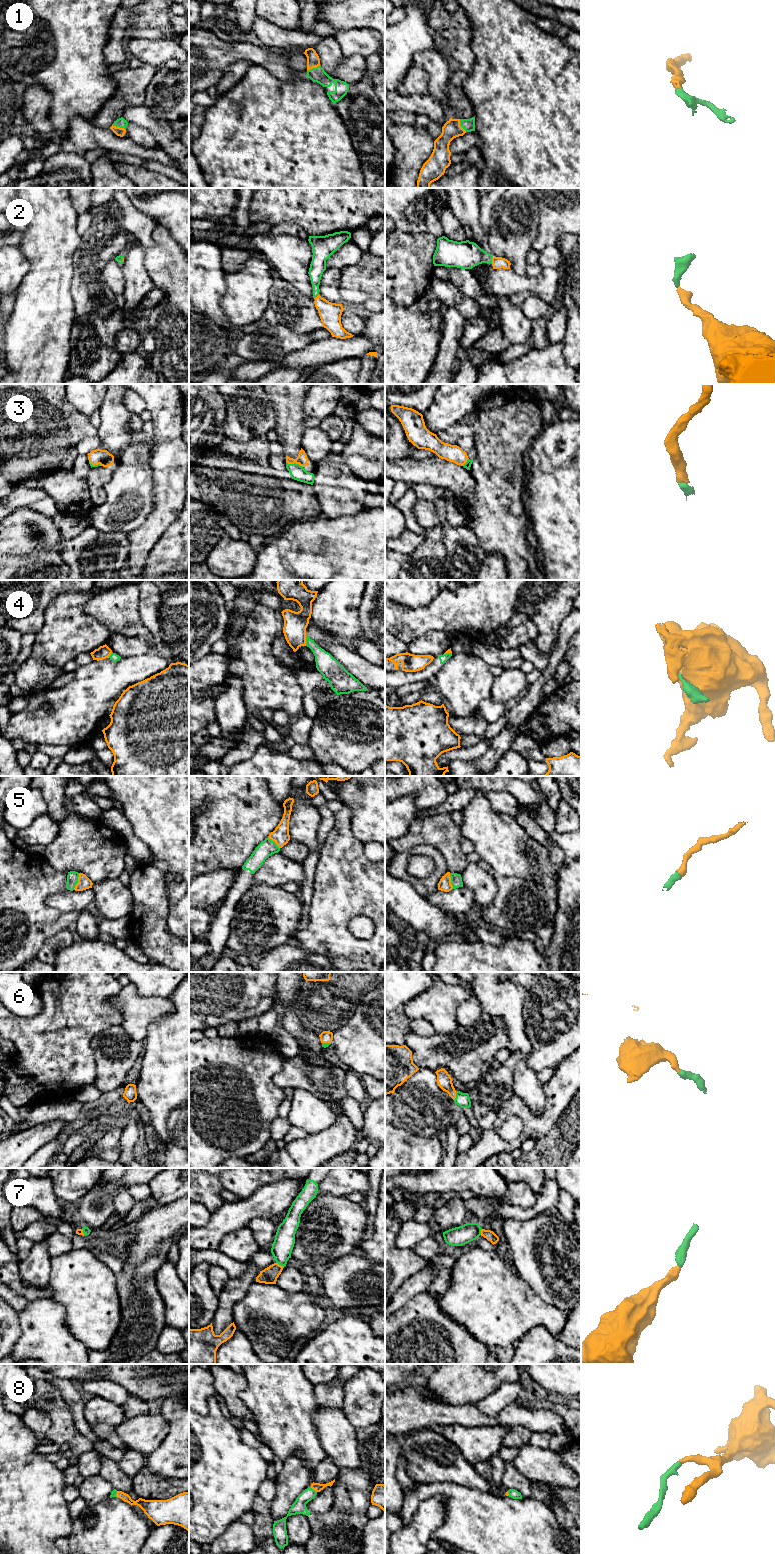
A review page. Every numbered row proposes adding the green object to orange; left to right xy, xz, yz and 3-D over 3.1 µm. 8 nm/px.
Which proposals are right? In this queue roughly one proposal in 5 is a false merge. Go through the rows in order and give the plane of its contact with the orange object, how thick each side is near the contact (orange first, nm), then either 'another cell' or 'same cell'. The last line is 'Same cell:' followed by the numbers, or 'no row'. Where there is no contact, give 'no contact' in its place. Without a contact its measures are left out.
1: xy | 70/80 nm | same cell
2: yz | 100/220 nm | same cell
3: xz | 90/120 nm | same cell
4: xz | 190/160 nm | another cell
5: xy | 100/100 nm | same cell
6: yz | 120/110 nm | same cell
7: xz | 140/170 nm | same cell
8: xz | 70/110 nm | same cell
Same cell: 1, 2, 3, 5, 6, 7, 8

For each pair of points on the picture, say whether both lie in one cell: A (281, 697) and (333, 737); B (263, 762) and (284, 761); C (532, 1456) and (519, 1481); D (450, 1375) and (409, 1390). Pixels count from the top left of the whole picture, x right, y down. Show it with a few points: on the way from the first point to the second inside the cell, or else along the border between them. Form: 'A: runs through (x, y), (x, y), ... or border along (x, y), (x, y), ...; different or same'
A: border along (314, 720), (307, 743); different
B: runs through (268, 762), (279, 762); same
C: border along (511, 1462), (530, 1481); different
D: border along (424, 1387), (429, 1396), (443, 1401); different

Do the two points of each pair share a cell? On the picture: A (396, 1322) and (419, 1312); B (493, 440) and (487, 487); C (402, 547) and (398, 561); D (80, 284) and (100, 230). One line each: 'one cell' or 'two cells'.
A: one cell
B: one cell
C: two cells
D: one cell

